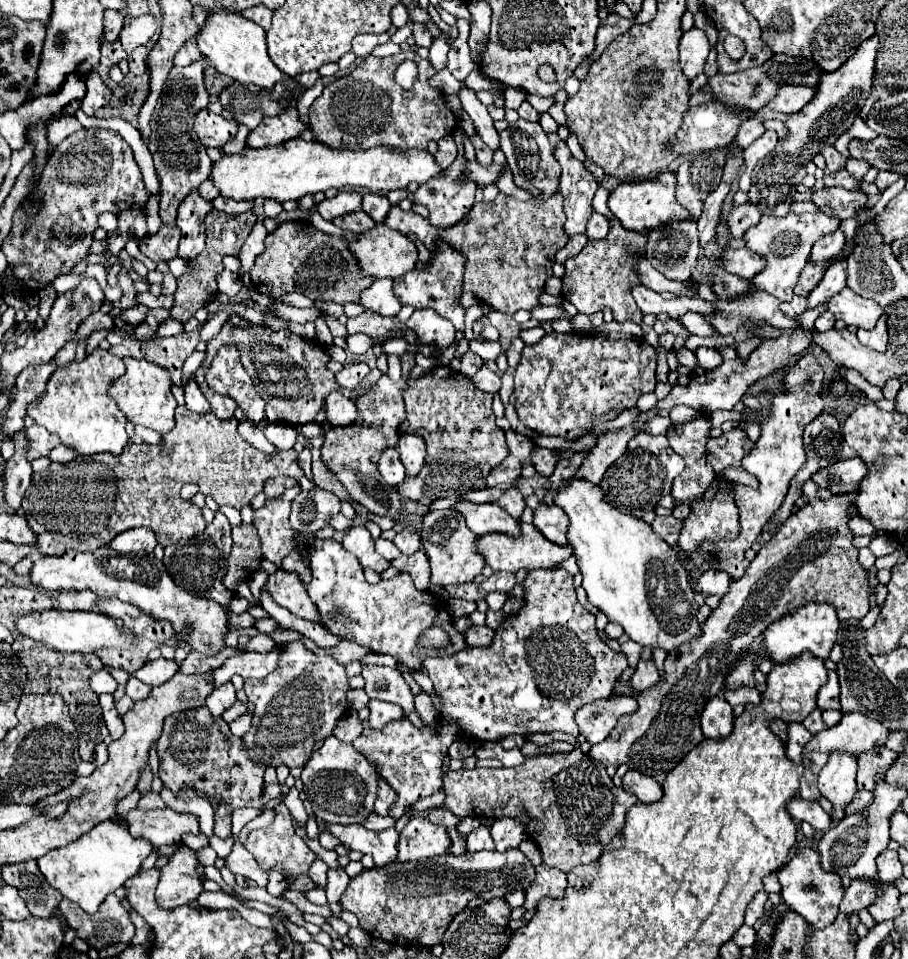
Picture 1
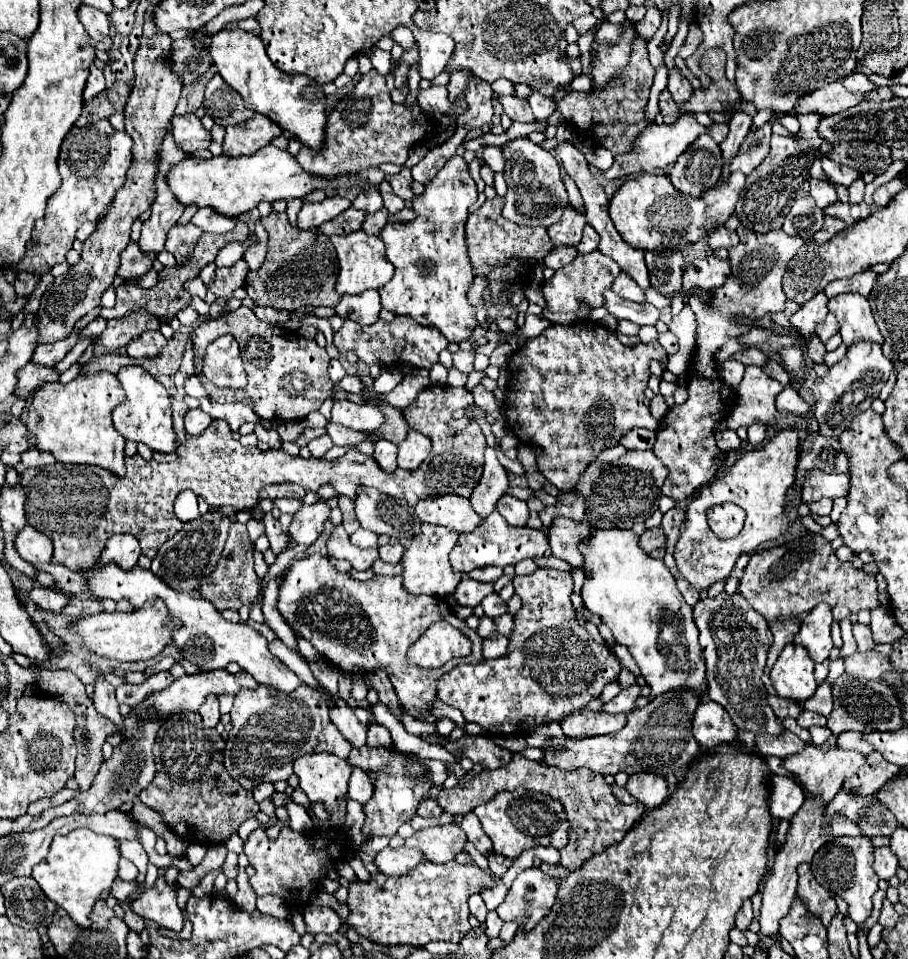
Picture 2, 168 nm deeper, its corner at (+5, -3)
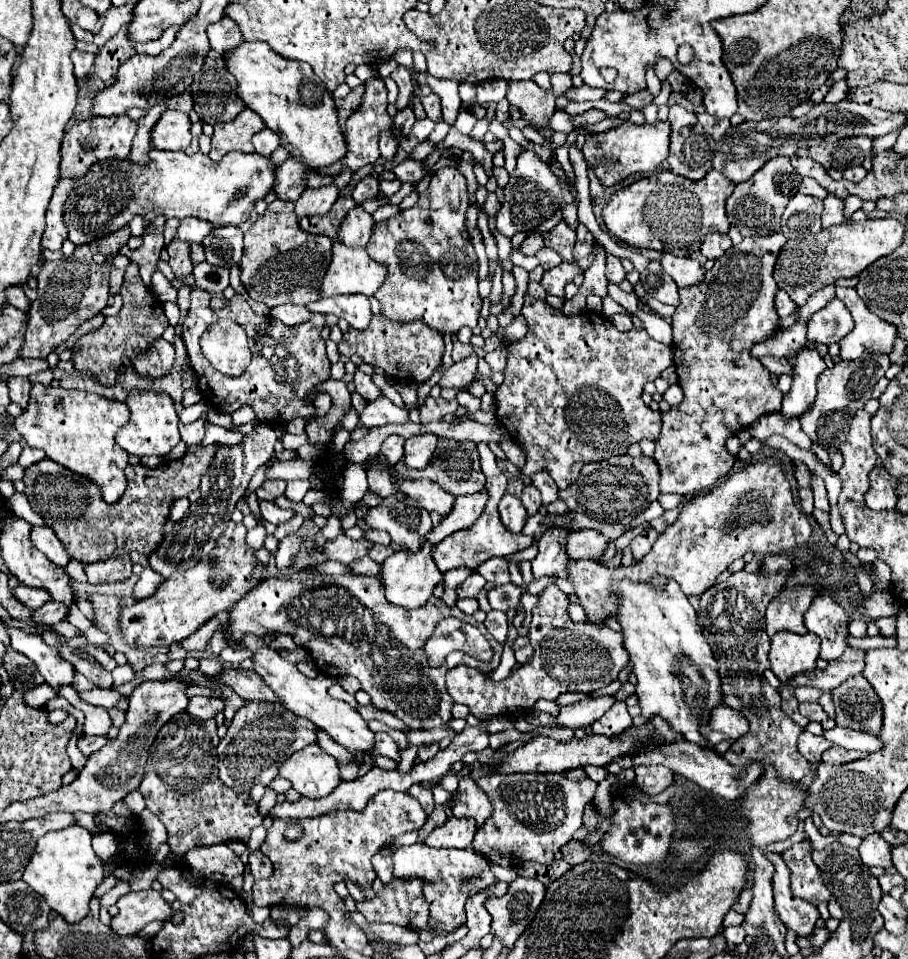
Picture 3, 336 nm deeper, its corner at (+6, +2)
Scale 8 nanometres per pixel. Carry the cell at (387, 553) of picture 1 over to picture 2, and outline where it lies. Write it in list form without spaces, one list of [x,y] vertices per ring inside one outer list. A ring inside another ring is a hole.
[[[362,527],[350,535],[350,541],[358,547],[376,547],[378,549],[378,537],[372,531],[366,531]]]

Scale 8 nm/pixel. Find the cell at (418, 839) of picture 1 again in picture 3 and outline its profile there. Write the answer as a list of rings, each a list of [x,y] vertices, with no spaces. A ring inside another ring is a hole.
[[[449,816],[443,826],[435,828],[425,842],[435,848],[469,848],[477,832],[473,818]]]

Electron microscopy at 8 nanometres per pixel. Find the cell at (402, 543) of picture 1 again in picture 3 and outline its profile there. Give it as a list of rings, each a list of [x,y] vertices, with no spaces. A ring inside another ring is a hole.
[[[375,544],[373,548],[371,548],[371,552],[369,552],[369,556],[375,560],[375,562],[383,562],[387,556],[391,556],[393,554],[393,548],[391,546],[383,546],[383,544]]]

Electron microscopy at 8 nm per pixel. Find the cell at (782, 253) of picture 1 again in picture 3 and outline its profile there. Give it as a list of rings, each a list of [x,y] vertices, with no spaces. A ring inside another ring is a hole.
[[[781,232],[765,238],[743,238],[741,244],[731,246],[715,262],[715,266],[707,272],[705,282],[701,282],[699,286],[679,288],[681,304],[673,314],[673,358],[679,386],[683,388],[685,398],[681,404],[671,406],[667,412],[663,412],[663,428],[655,442],[653,458],[659,464],[661,492],[695,496],[703,490],[713,488],[735,466],[735,458],[729,456],[725,440],[753,424],[759,416],[781,410],[783,392],[771,384],[769,372],[759,364],[757,358],[749,356],[749,350],[753,344],[767,340],[777,330],[779,316],[775,310],[775,294],[779,288],[773,280],[773,268],[785,244],[787,238]]]

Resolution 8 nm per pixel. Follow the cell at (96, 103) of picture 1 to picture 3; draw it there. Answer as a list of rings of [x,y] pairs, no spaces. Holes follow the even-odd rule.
[[[79,50],[71,52],[71,60],[75,64],[75,76],[77,80],[85,80],[91,74],[91,68],[95,64],[95,54],[85,54]]]

